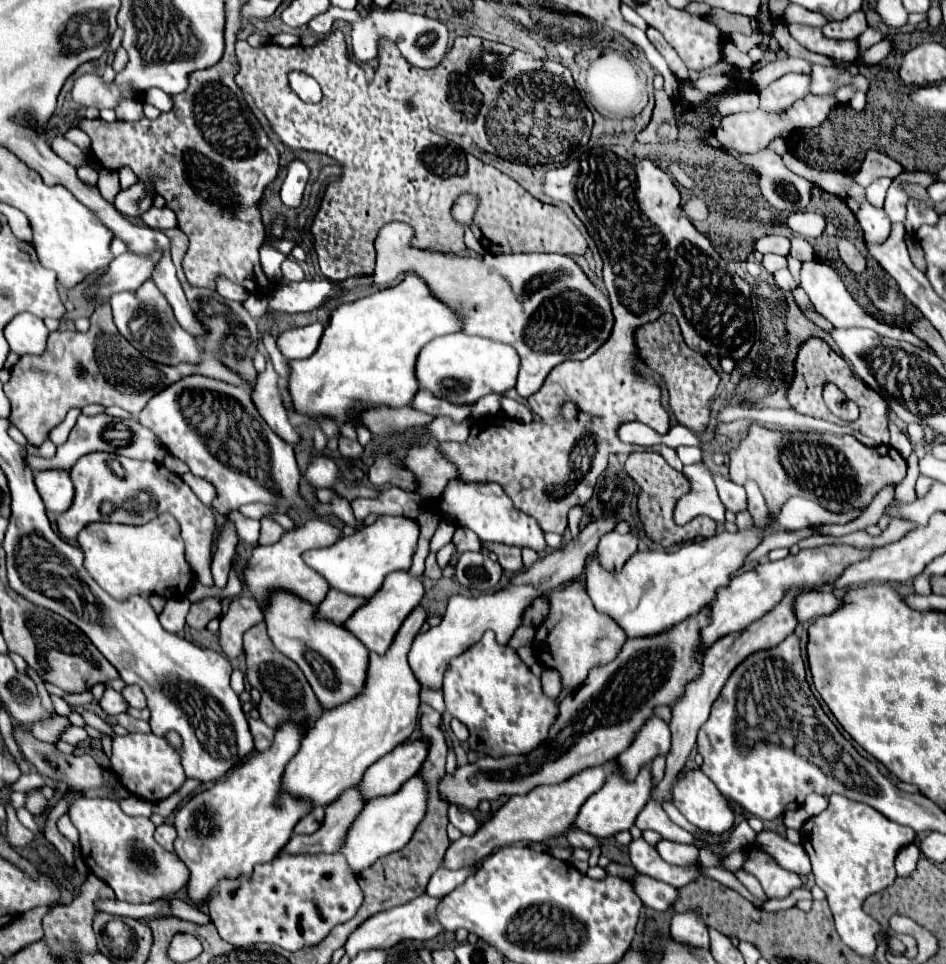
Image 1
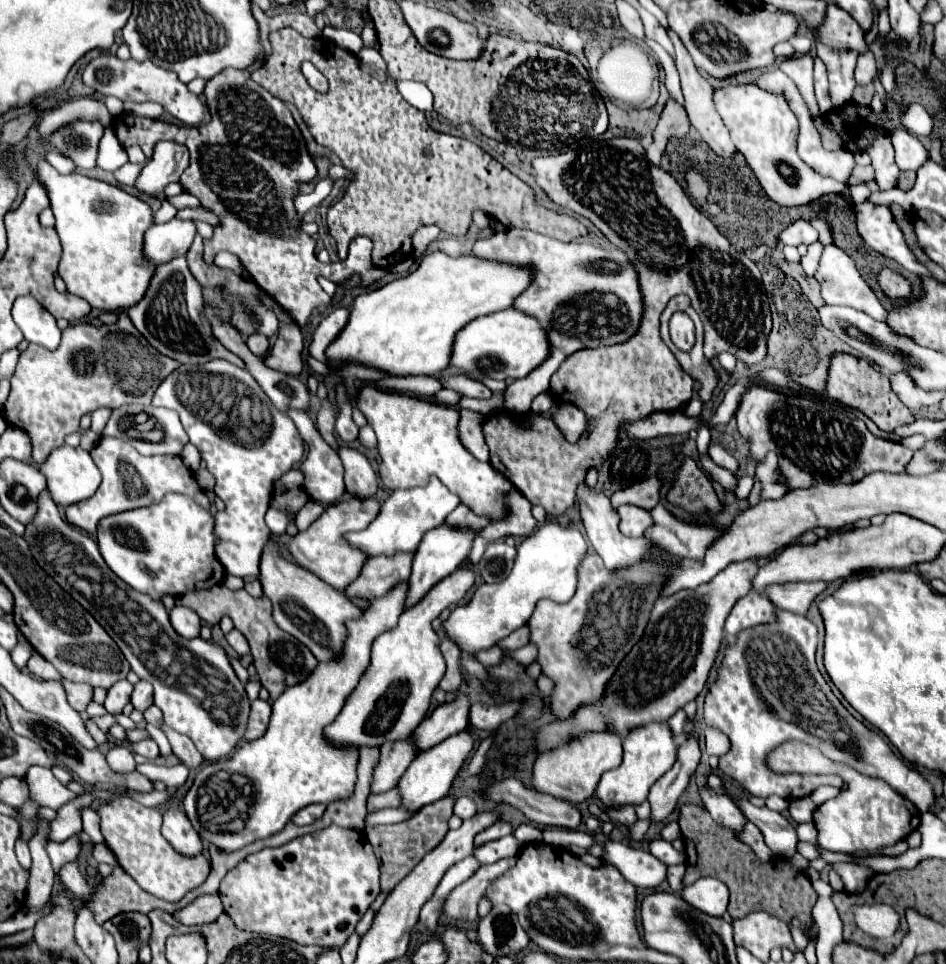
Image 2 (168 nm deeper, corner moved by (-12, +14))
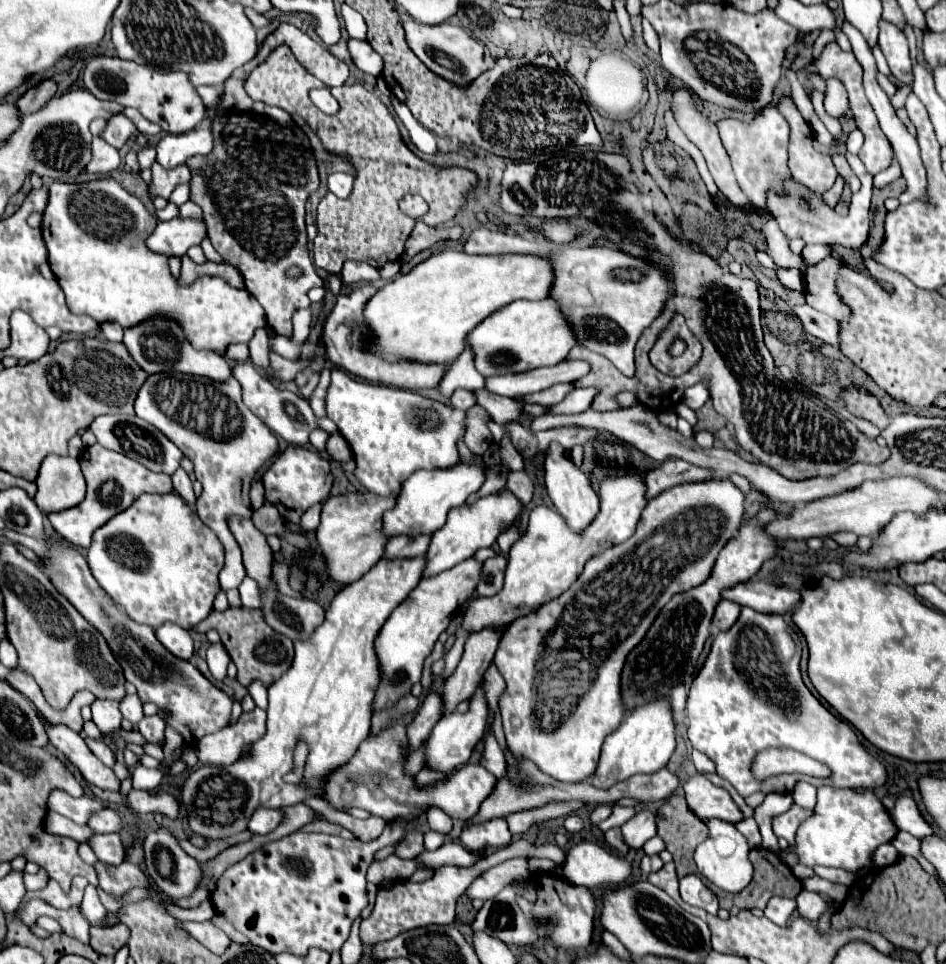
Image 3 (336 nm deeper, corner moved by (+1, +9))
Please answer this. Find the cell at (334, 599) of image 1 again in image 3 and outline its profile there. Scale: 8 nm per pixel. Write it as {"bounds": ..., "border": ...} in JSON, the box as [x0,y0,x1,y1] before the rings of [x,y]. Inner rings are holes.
{"bounds":[385,534,431,558],"border":[[[423,534],[419,538],[391,538],[385,548],[385,558],[411,558],[427,552],[431,542],[431,534]]]}

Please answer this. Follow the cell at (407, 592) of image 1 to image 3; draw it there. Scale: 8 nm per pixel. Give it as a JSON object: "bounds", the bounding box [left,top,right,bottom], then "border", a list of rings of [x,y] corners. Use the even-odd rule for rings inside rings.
{"bounds":[423,488,523,578],"border":[[[507,488],[503,492],[483,496],[483,498],[475,500],[473,504],[455,506],[455,510],[451,510],[445,526],[441,530],[437,530],[431,538],[431,544],[427,550],[427,568],[425,568],[423,576],[425,578],[435,576],[435,574],[449,570],[451,566],[471,558],[479,548],[493,546],[497,536],[515,524],[521,510],[523,510],[523,502]]]}

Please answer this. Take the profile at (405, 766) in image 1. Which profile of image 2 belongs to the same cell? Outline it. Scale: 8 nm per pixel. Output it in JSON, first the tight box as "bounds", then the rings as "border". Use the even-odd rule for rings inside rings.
{"bounds":[412,695,470,751],"border":[[[456,695],[454,701],[438,705],[412,733],[412,741],[416,741],[418,751],[426,751],[446,737],[464,731],[468,727],[468,709],[470,703],[466,695]]]}

